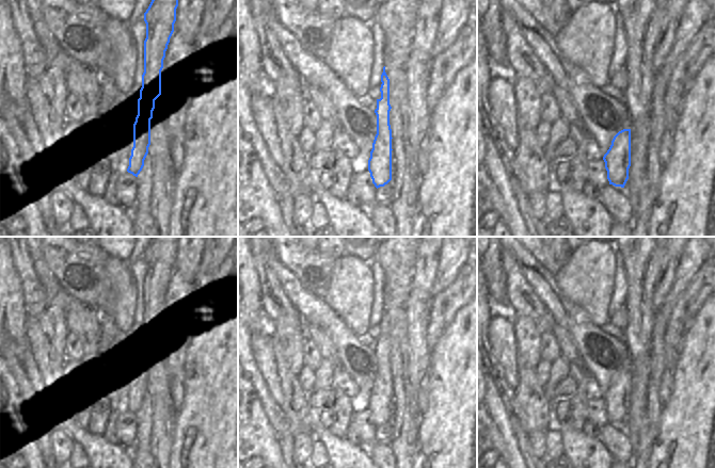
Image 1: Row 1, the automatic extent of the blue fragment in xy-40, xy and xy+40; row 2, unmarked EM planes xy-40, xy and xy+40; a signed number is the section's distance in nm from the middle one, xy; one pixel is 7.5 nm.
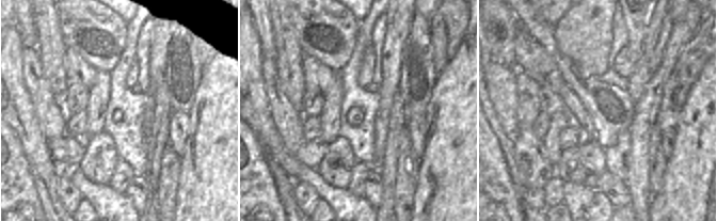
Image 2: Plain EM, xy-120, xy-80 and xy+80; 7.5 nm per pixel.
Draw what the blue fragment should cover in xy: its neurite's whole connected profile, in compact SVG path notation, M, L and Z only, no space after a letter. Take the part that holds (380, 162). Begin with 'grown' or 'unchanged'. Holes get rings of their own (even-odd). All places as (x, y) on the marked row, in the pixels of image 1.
unchanged; M385 66L381 75L381 98L377 99L377 134L372 143L368 171L372 183L378 189L392 180L392 129L390 125L390 79Z

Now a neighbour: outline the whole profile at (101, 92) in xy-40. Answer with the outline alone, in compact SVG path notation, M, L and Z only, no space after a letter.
M99 76L97 77L97 83L99 85L99 109L97 112L99 113L99 118L102 119L101 111L102 111L104 104L106 102L106 92L101 85L101 81L99 79Z

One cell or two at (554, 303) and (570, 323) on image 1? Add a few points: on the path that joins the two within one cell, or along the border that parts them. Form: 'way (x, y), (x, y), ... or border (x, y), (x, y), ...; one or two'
way (559, 308), (569, 318); one

